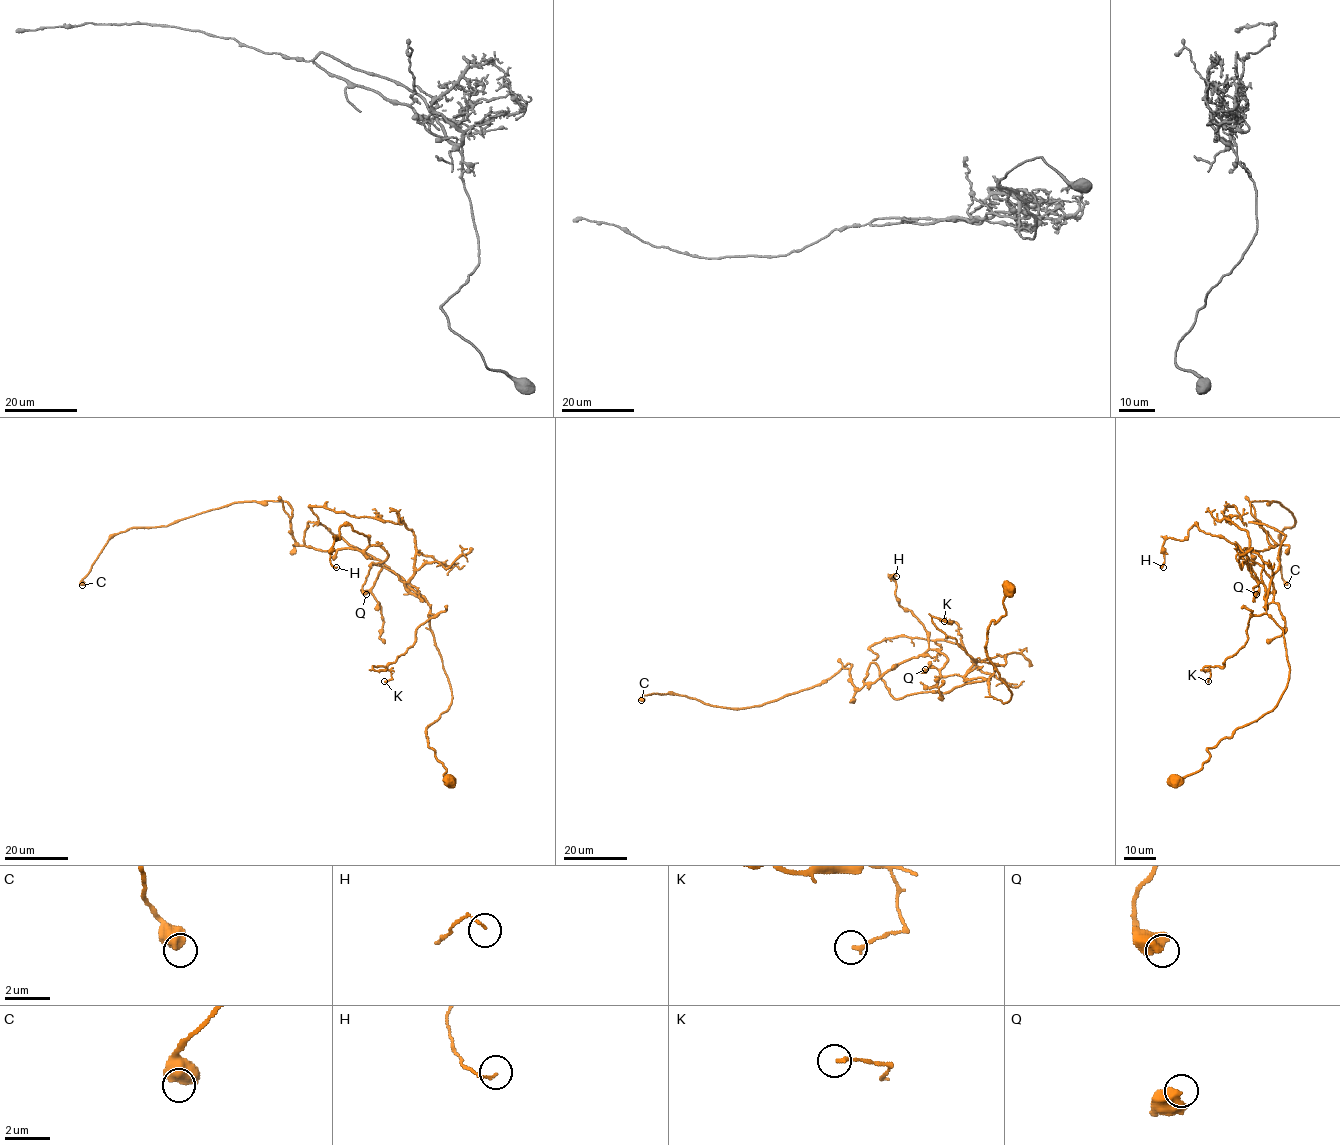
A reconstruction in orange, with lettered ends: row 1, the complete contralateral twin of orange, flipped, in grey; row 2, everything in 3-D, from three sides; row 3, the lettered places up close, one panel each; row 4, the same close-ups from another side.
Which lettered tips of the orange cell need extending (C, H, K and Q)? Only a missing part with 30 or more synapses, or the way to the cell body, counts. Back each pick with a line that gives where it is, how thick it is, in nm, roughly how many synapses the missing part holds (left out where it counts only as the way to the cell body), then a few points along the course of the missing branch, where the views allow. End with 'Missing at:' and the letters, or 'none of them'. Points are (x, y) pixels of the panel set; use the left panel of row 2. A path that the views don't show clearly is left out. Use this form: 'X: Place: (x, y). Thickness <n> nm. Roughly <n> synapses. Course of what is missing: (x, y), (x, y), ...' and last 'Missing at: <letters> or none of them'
Missing at: none of them

